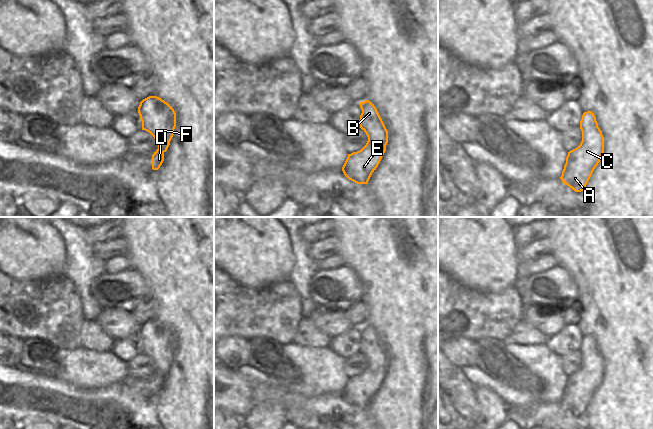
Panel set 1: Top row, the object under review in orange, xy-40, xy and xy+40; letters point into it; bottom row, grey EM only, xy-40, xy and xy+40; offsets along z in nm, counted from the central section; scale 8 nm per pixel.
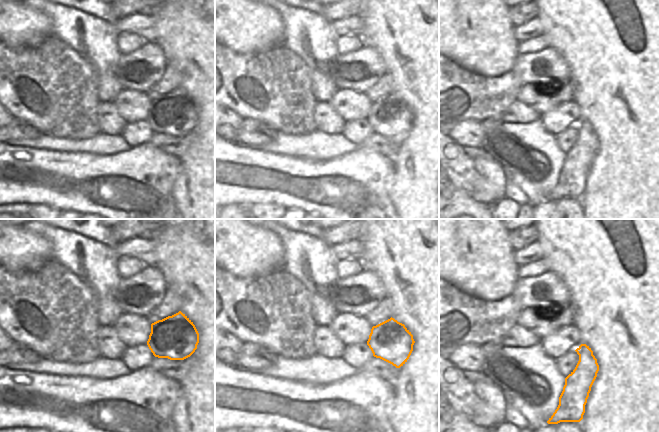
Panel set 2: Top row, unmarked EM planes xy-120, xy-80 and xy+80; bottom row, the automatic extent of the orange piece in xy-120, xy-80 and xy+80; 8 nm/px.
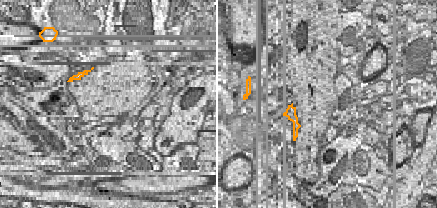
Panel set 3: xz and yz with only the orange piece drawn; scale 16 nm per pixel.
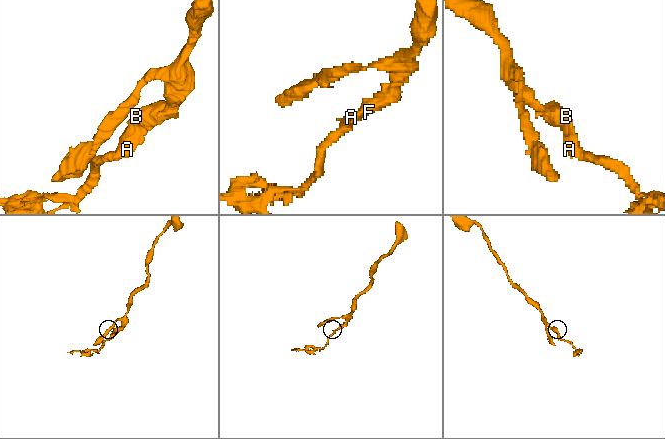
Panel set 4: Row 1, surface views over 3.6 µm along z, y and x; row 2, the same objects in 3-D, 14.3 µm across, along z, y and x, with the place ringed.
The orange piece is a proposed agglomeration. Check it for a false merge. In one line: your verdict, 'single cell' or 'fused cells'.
single cell

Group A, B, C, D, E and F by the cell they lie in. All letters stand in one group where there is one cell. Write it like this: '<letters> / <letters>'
A B C D E F

